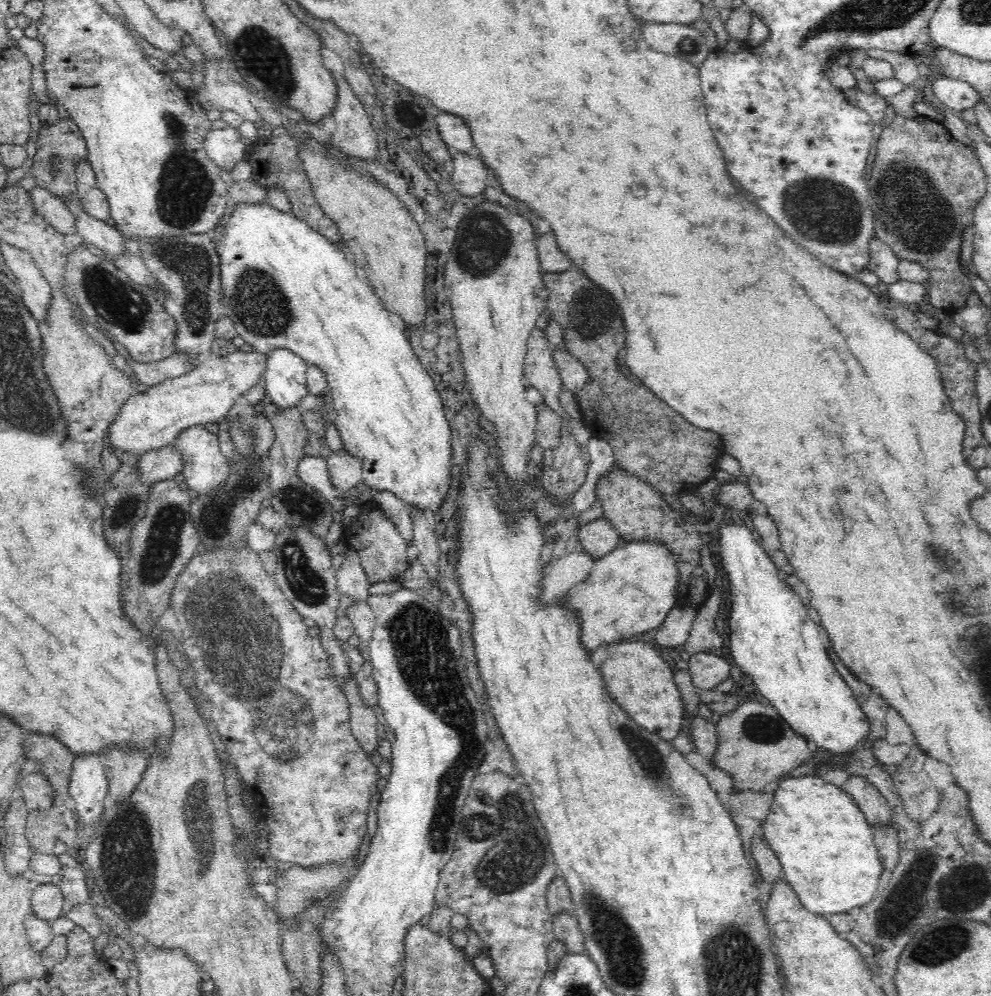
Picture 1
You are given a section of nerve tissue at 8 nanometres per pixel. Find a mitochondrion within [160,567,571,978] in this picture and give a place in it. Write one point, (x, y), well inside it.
(238, 637)

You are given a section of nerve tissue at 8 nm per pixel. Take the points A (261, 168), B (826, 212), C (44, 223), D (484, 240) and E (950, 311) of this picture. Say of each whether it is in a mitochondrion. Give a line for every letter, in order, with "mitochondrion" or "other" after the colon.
A: other
B: mitochondrion
C: other
D: mitochondrion
E: other

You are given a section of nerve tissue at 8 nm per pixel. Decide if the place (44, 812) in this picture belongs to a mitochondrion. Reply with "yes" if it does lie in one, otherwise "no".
no

